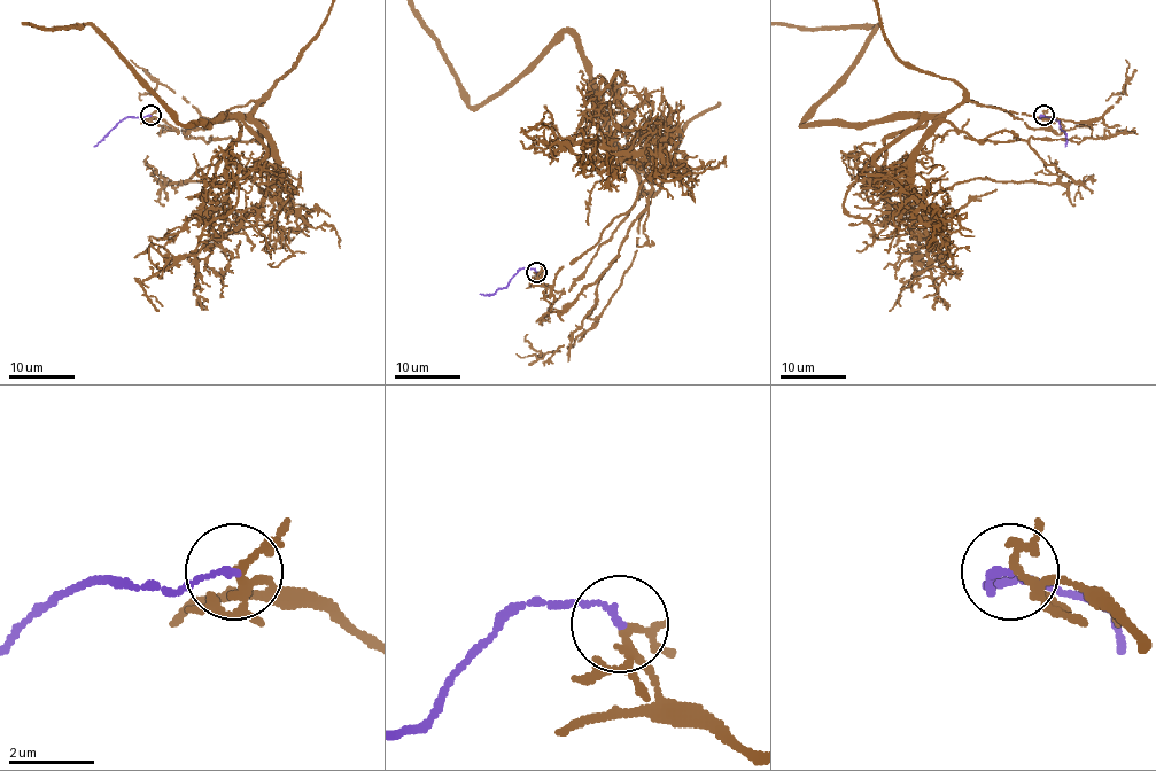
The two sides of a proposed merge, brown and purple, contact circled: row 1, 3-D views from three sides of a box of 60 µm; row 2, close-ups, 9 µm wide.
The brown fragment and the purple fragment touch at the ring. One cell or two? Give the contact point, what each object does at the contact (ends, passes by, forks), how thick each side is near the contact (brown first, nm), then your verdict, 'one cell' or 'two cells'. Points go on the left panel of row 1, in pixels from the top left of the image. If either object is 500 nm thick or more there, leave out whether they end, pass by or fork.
(150, 115) | brown forks | purple ends | 150/150 nm | two cells

